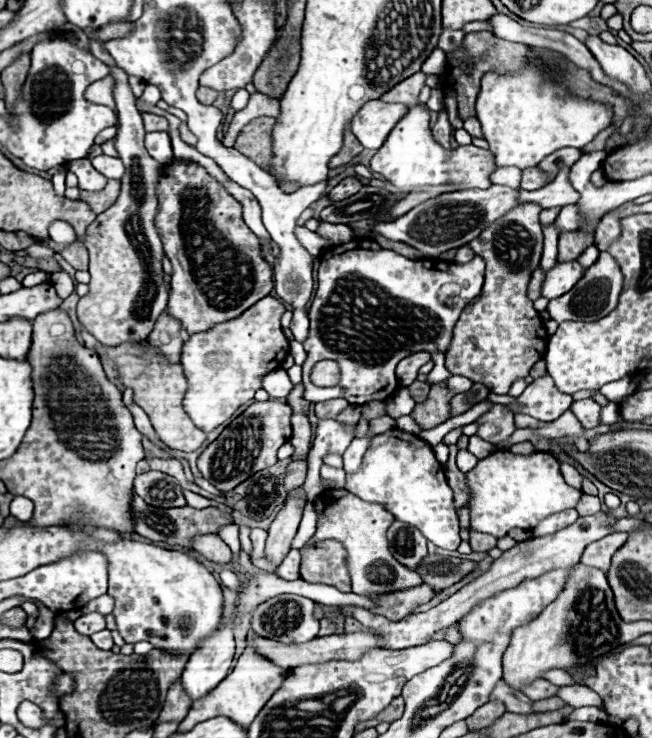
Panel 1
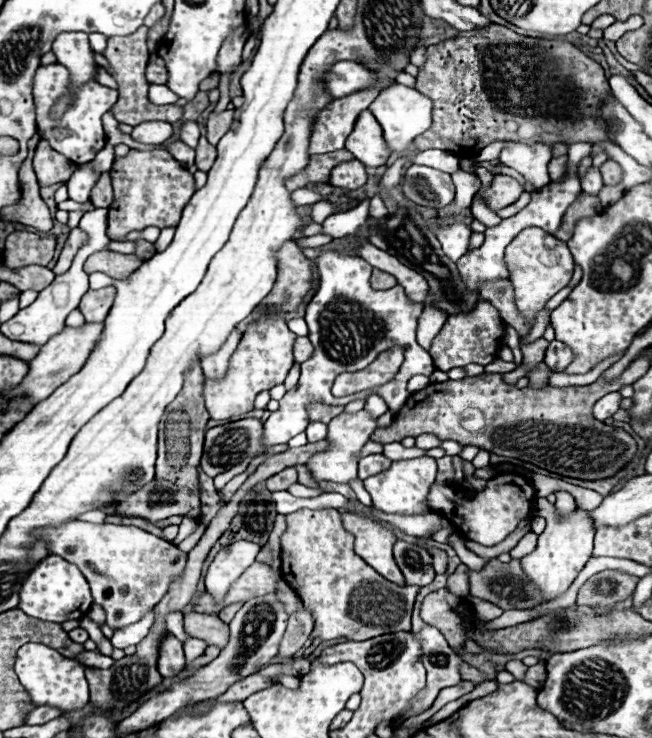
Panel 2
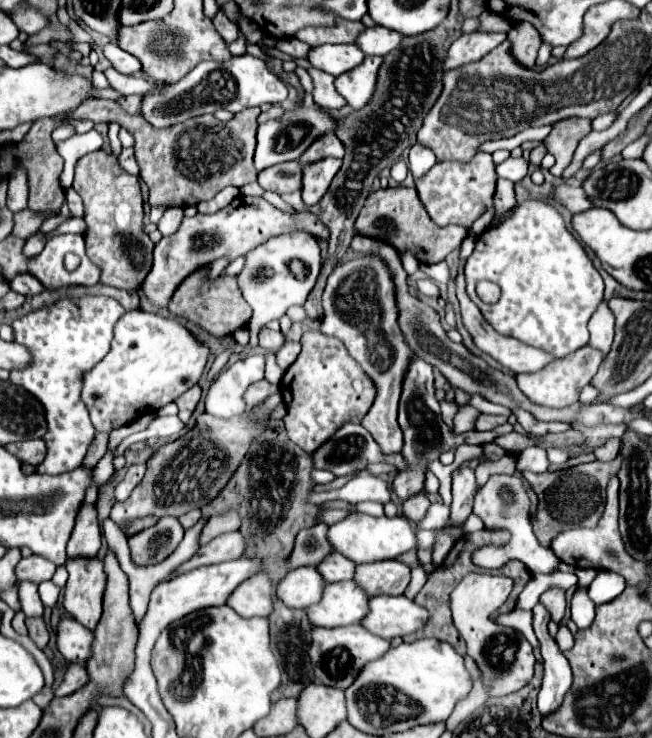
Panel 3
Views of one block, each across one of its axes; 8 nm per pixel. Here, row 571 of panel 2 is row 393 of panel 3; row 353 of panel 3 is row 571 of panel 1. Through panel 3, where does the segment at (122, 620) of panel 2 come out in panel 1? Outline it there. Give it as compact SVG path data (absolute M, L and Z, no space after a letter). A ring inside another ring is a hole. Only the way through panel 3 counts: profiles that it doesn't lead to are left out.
M122 540L116 544L102 546L102 552L108 556L108 594L116 600L114 602L114 618L120 636L128 644L136 642L150 642L158 650L166 650L170 654L192 654L198 650L200 642L212 636L222 626L224 614L224 596L220 590L218 580L194 558L164 550L154 544L142 544L132 540Z

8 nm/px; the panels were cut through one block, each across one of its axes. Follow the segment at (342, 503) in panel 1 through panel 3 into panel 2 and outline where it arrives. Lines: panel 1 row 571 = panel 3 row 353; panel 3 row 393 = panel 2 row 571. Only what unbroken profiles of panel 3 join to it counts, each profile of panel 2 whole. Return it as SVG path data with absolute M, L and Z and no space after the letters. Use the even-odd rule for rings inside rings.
M344 512L342 526L350 534L354 534L354 552L368 566L372 566L386 580L398 586L406 586L406 580L402 578L402 572L398 570L392 556L392 546L396 542L396 536L390 528L382 526L378 520L364 516L360 512Z

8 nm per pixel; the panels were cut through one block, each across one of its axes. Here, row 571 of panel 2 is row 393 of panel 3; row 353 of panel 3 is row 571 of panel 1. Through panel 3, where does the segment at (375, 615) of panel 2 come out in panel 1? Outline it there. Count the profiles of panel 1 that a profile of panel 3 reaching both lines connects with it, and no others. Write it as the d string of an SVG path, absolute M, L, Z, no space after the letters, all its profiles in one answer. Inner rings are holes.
M322 542L322 546L302 548L302 580L314 584L330 584L342 592L350 590L350 574L344 562L344 550L338 542Z

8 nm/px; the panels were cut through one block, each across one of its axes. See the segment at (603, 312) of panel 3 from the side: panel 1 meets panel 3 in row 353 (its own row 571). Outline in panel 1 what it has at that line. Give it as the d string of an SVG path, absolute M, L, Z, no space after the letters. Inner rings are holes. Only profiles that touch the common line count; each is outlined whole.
M618 532L618 534L608 534L608 536L600 538L598 542L592 542L590 546L586 546L580 562L584 566L602 570L606 574L610 570L612 554L626 542L626 538L628 538L626 532Z

